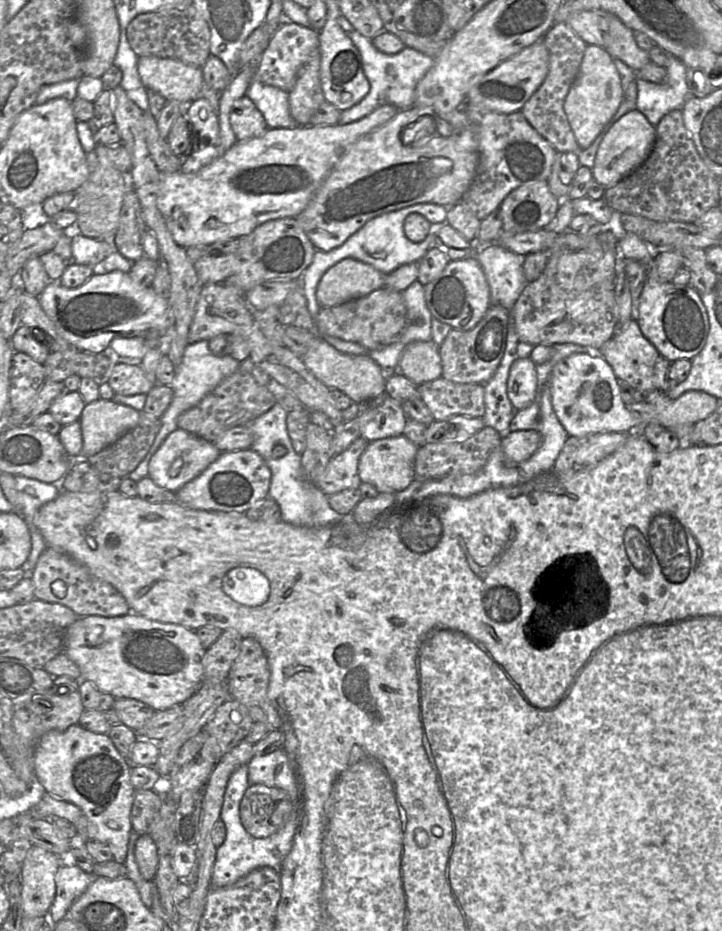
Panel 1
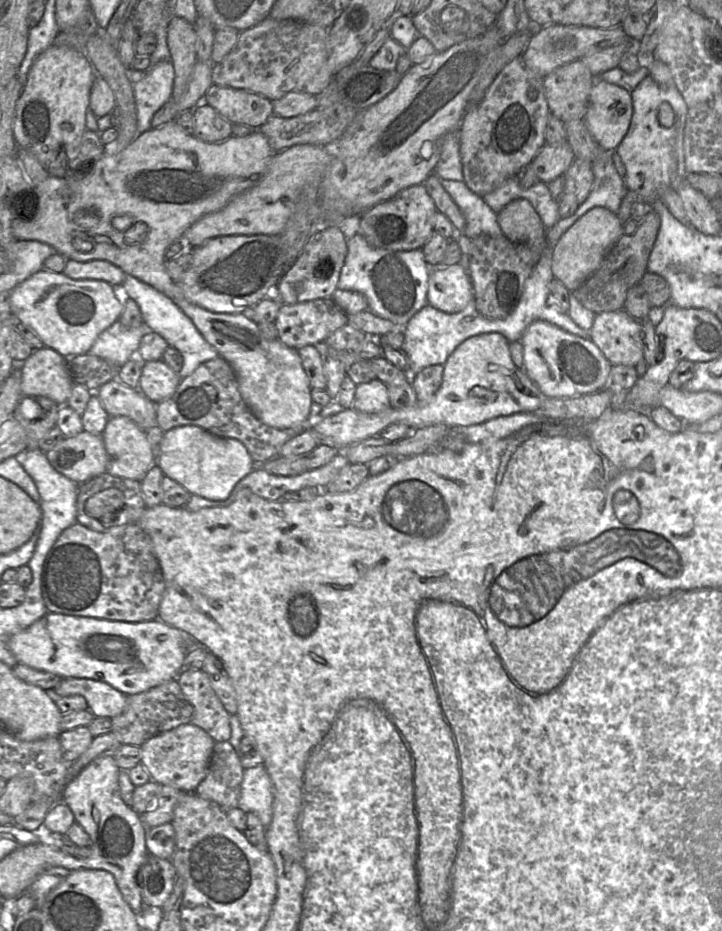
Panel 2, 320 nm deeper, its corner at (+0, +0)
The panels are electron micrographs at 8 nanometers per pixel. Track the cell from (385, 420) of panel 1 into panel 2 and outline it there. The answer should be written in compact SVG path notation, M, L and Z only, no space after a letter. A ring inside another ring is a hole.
M378 379L357 385L352 408L369 414L390 408L387 385Z

